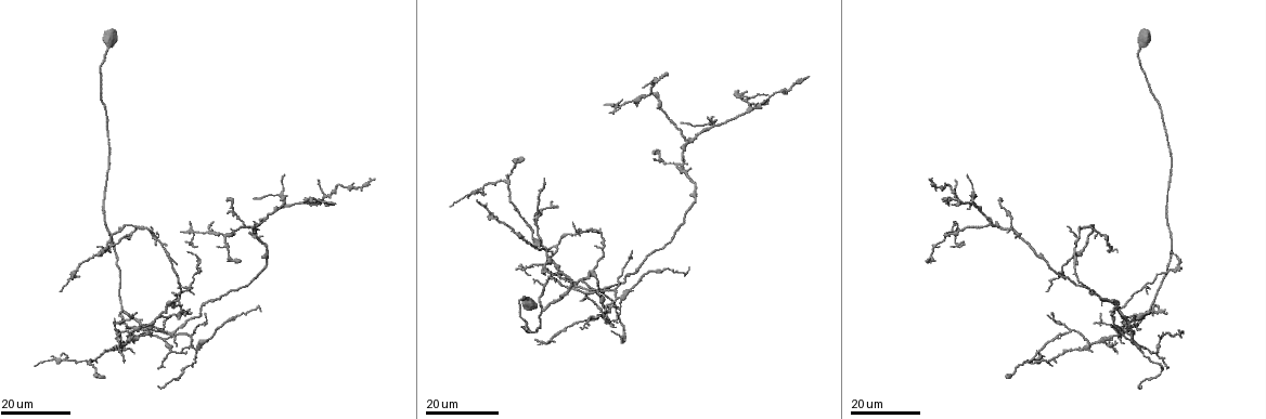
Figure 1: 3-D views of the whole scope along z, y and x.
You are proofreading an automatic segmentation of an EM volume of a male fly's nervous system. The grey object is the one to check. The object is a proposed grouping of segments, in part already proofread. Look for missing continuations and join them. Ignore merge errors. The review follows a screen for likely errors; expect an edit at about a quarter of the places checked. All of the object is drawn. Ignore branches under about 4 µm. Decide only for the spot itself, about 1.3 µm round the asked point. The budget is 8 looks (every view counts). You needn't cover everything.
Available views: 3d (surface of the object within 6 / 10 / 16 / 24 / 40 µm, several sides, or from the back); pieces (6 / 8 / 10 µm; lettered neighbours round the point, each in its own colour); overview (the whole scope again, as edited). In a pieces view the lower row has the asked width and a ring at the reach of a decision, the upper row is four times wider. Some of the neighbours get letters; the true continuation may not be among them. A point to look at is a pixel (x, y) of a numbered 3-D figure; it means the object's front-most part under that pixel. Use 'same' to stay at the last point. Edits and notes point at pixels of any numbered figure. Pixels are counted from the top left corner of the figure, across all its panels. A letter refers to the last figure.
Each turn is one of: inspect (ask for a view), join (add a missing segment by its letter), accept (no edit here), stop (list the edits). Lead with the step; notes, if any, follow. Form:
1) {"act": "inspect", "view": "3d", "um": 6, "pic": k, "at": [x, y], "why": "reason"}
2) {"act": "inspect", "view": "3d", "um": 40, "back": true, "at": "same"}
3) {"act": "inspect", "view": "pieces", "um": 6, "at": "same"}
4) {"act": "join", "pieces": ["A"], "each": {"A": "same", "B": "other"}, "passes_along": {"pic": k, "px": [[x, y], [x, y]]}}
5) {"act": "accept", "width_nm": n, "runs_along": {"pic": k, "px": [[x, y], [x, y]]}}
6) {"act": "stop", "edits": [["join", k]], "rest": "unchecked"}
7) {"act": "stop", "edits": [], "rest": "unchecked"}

{"act": "inspect", "view": "3d", "um": 16, "pic": 1, "at": [180, 233], "why": "an open end"}

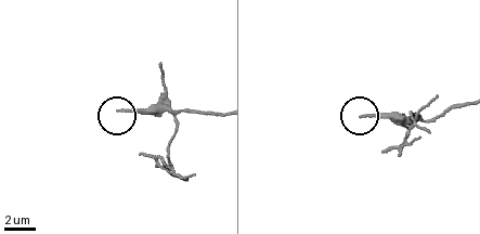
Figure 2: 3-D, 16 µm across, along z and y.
{"act": "inspect", "view": "pieces", "um": 10, "pic": 2, "at": [118, 111], "why": "see the neighbours"}

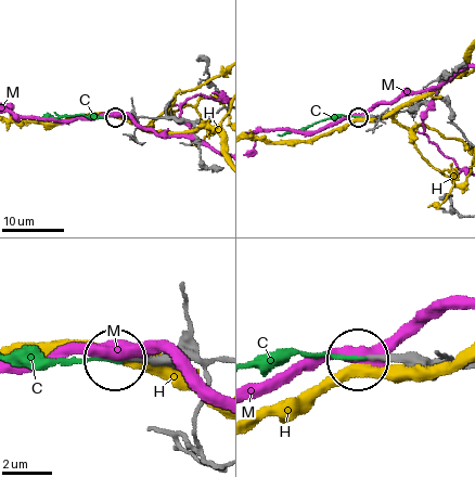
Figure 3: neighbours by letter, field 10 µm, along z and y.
{"act": "accept", "each": {"C": "other", "H": "other", "M": "other"}, "runs_along": {"pic": 3, "px": [[218, 358], [115, 358]]}, "found": "no lettered segment goes on from it"}

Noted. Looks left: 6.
{"act": "inspect", "view": "3d", "um": 24, "pic": 1, "at": [545, 180], "why": "branch stops here"}

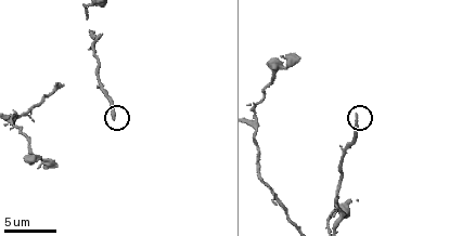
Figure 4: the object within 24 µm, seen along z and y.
{"act": "inspect", "view": "pieces", "um": 10, "pic": 4, "at": [355, 116]}

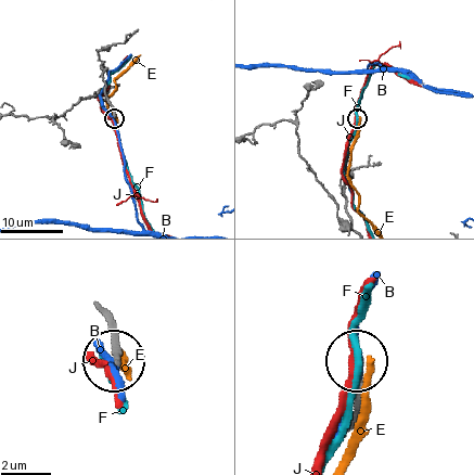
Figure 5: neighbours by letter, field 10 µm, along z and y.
{"act": "accept", "each": {"B": "other", "E": "other", "F": "other", "J": "other"}, "found": "none of them fits"}

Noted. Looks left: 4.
{"act": "inspect", "view": "3d", "um": 16, "pic": 1, "at": [556, 206], "why": "branch stops here"}

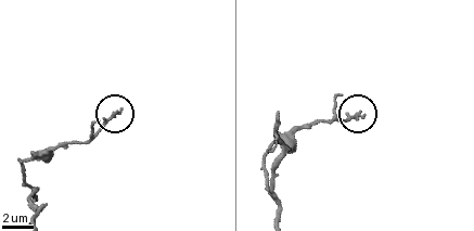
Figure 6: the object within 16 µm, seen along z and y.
{"act": "inspect", "view": "pieces", "um": 10, "pic": 6, "at": [363, 113]}

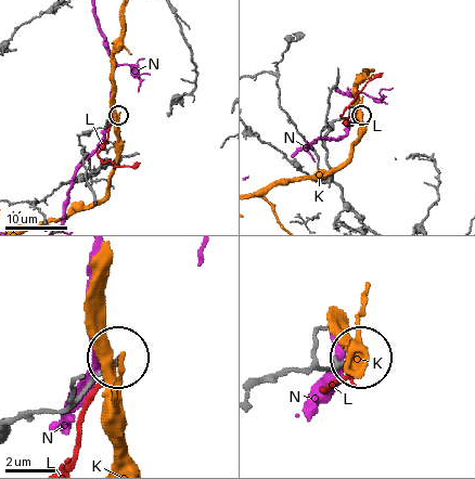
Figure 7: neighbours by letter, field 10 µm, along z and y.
{"act": "accept", "width_nm": 200, "each": {"K": "other", "L": "other", "N": "other"}, "found": "no lettered segment goes on from it"}

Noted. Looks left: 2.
{"act": "inspect", "view": "3d", "um": 16, "pic": 1, "at": [374, 179], "why": "long arm stops here"}

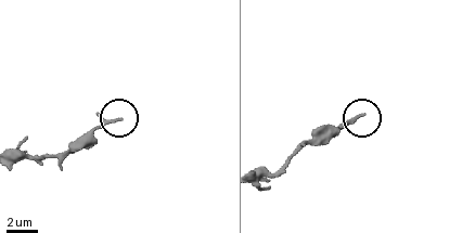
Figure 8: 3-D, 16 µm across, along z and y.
{"act": "inspect", "view": "pieces", "um": 10, "pic": 8, "at": [119, 118]}

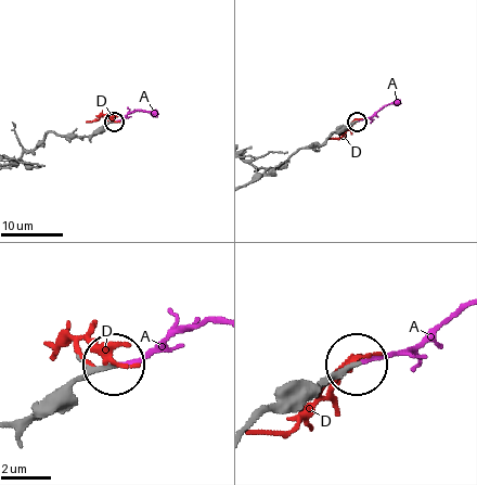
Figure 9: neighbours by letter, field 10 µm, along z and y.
{"act": "join", "pieces": ["A"], "width_nm": 190, "each": {"A": "same", "D": "other"}, "passes_along": {"pic": 9, "px": [[340, 132], [400, 100]]}, "found": "the neuron continues"}

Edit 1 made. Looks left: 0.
{"act": "stop", "edits": [["join", 9]], "rest": "unchecked"}

